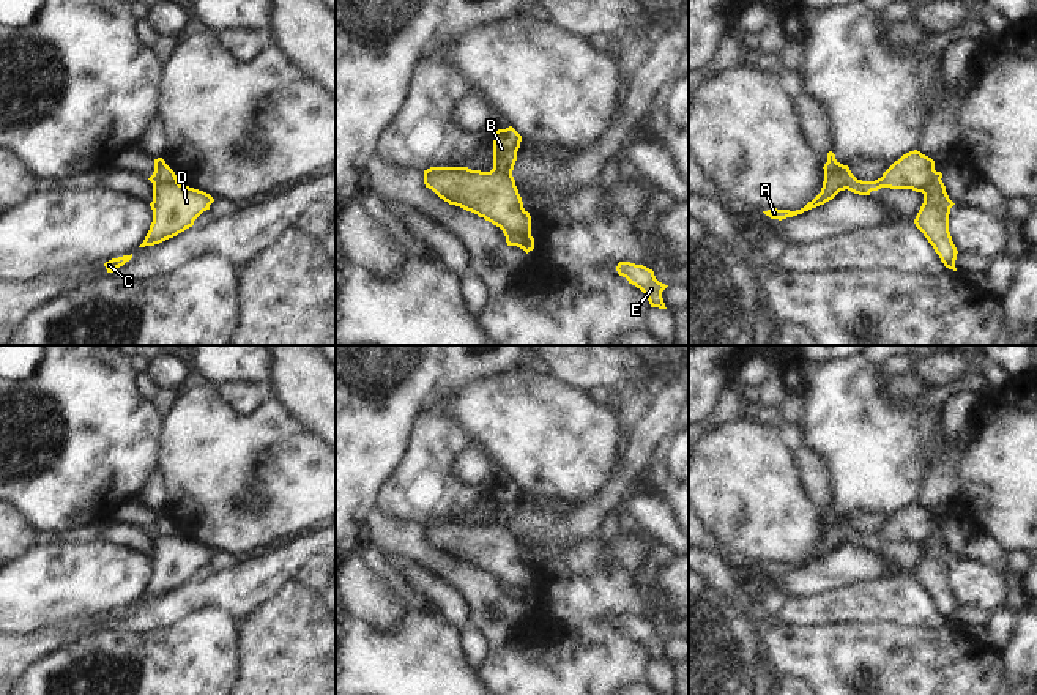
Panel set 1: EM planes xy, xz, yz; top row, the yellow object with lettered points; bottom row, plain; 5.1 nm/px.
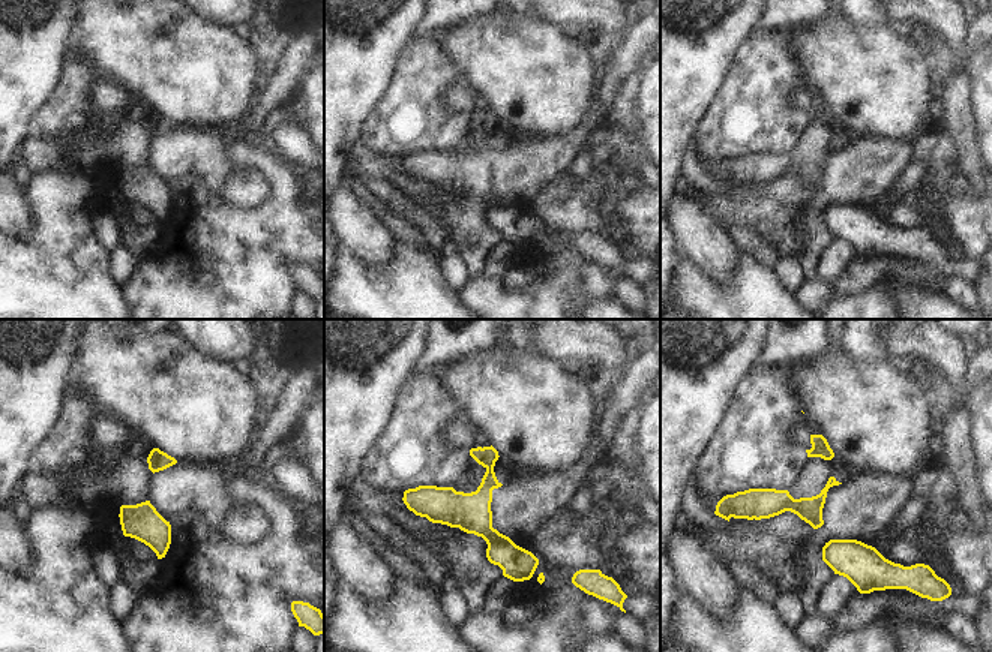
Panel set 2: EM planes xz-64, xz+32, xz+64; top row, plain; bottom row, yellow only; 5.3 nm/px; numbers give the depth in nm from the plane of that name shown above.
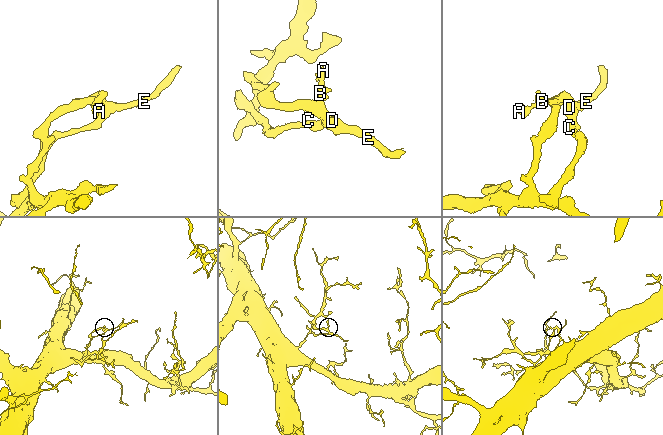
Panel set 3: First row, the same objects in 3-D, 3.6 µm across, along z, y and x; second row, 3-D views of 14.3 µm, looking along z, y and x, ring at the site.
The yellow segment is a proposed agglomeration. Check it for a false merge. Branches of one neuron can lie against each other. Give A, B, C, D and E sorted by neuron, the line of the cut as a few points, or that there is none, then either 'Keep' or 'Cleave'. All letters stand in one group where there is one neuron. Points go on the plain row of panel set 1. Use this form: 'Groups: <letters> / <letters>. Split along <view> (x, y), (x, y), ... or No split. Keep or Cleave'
Groups: A B / C D E. Split along xy (177, 535), (153, 538). Cleave.

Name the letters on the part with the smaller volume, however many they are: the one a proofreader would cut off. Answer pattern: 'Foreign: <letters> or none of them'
Foreign: C, D, E

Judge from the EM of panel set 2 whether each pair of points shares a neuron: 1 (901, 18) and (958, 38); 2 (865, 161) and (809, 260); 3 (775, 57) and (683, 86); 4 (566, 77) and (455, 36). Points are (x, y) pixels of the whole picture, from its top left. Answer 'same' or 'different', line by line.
1: same
2: same
3: different
4: same

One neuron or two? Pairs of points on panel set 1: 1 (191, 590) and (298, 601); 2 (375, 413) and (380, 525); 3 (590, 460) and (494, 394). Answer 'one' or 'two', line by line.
1: two
2: two
3: one

